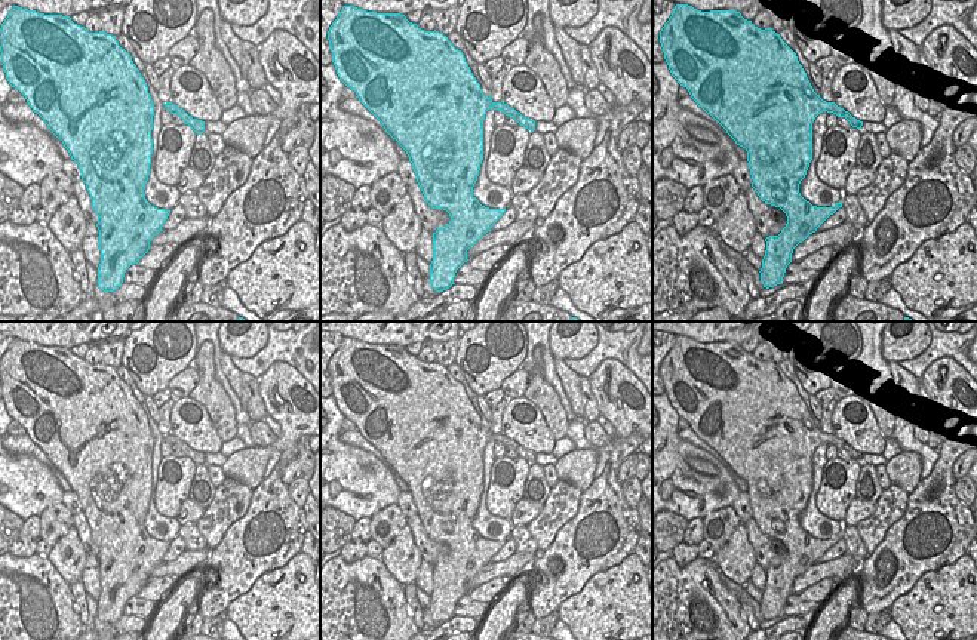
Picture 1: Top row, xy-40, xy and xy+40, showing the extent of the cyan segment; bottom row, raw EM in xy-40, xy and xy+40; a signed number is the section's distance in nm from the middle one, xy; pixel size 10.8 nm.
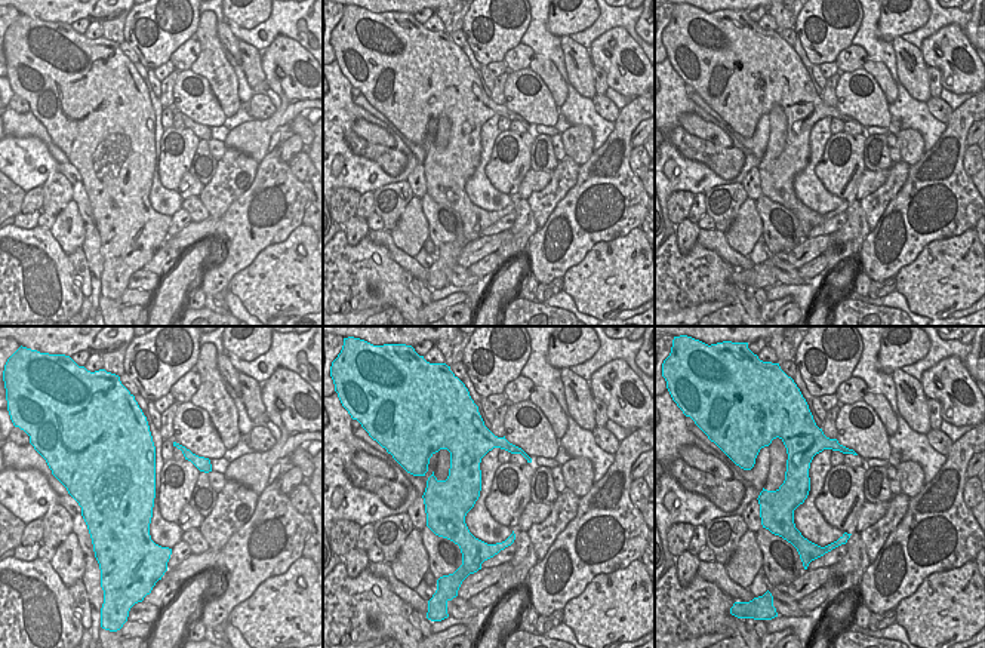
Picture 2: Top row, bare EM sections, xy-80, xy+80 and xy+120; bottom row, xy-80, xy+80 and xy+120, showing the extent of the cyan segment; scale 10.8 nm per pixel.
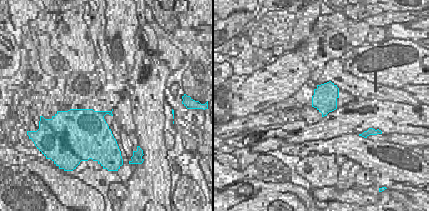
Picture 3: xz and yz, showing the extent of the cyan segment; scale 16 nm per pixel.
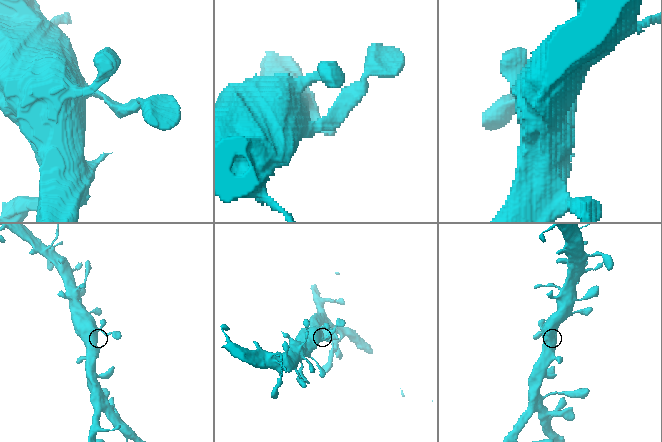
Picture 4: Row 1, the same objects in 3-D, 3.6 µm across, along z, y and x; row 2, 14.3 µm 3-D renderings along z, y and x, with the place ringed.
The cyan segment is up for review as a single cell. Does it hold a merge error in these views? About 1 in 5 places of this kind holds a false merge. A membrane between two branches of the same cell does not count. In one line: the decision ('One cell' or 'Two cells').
One cell

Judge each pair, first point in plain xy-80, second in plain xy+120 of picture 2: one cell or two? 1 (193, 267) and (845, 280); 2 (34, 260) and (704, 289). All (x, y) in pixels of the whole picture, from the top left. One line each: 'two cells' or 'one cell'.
1: one cell
2: one cell

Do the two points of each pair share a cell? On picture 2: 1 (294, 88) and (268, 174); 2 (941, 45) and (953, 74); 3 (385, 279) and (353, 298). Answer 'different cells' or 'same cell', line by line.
1: different cells
2: same cell
3: same cell

